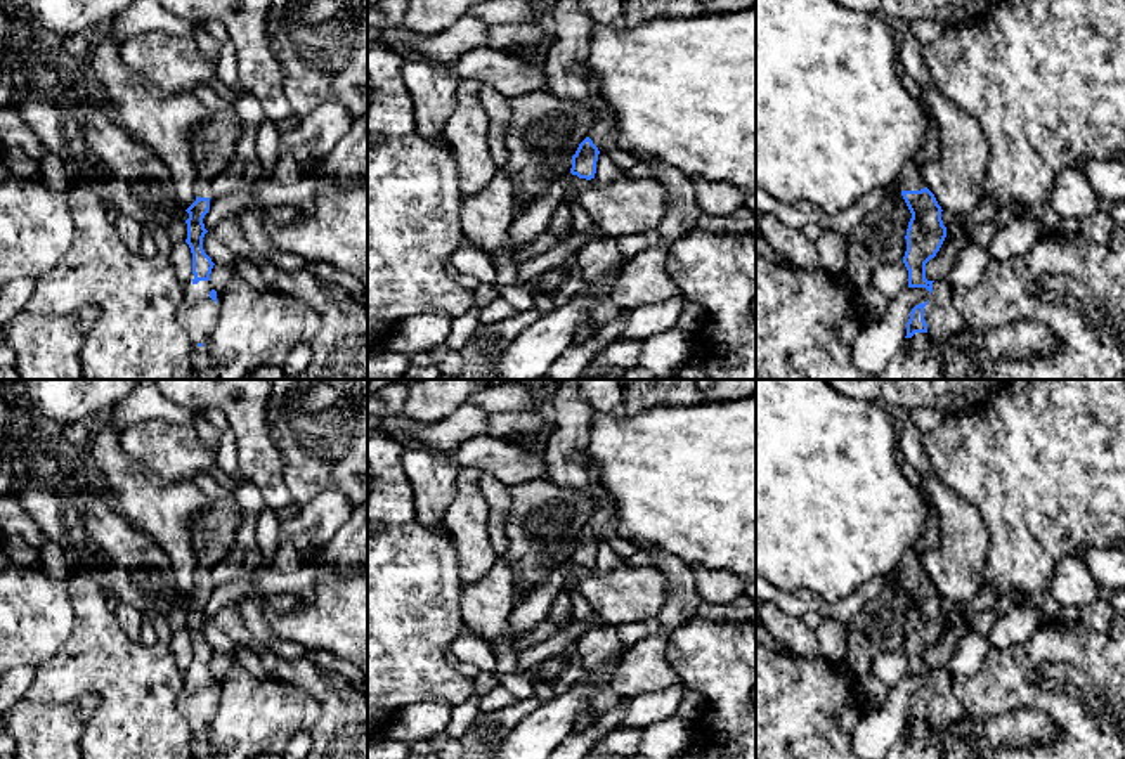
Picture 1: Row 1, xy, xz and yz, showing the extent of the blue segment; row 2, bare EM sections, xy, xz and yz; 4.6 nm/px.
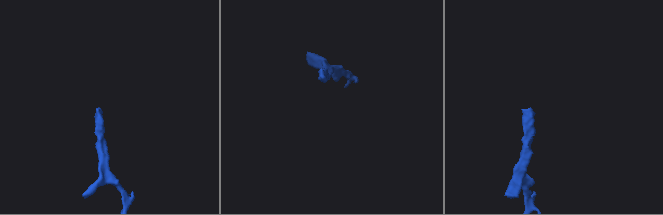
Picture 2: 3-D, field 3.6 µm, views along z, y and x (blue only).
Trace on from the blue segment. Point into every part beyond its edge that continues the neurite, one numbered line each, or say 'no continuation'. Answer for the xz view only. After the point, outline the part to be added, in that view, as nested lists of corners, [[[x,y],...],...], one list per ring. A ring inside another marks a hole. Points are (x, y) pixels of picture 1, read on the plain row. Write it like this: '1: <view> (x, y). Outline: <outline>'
no continuation

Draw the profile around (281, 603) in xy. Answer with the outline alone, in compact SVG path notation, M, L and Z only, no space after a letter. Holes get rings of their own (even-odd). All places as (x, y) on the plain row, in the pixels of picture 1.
M291 593L274 594L269 598L248 594L239 601L243 620L255 639L272 648L284 660L307 657L309 650L303 645L276 636L267 624L263 610L269 608L276 613L289 613L296 603L298 596Z

